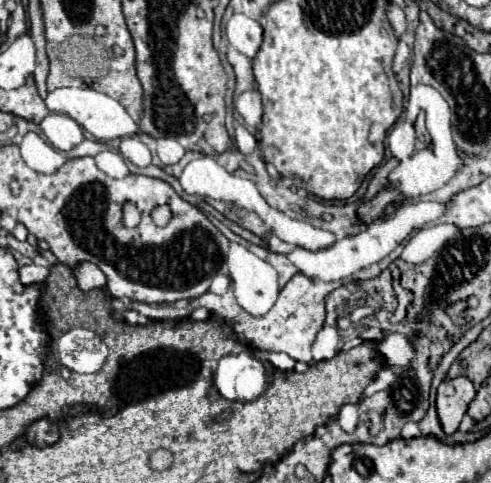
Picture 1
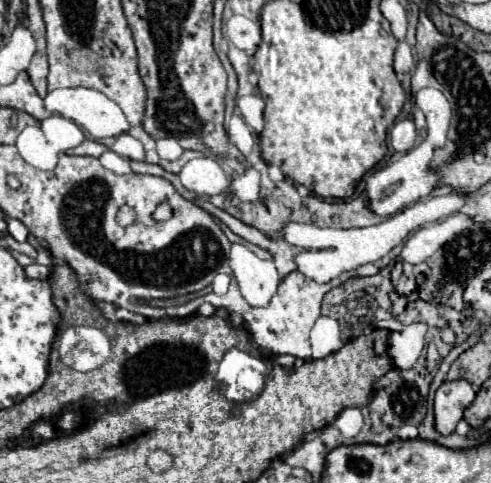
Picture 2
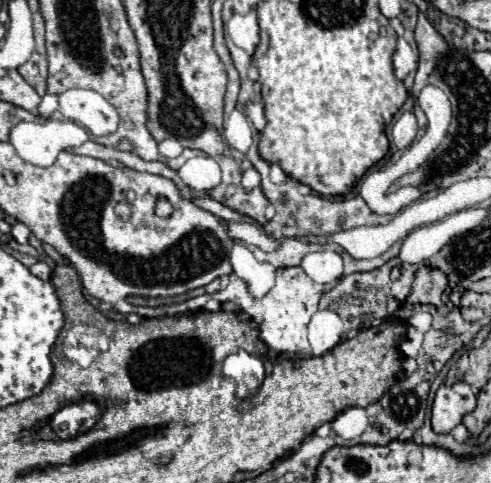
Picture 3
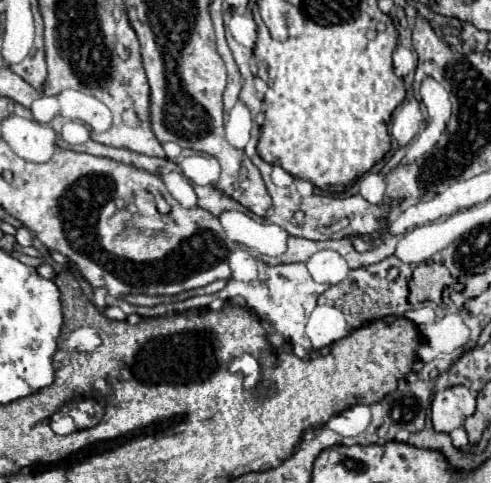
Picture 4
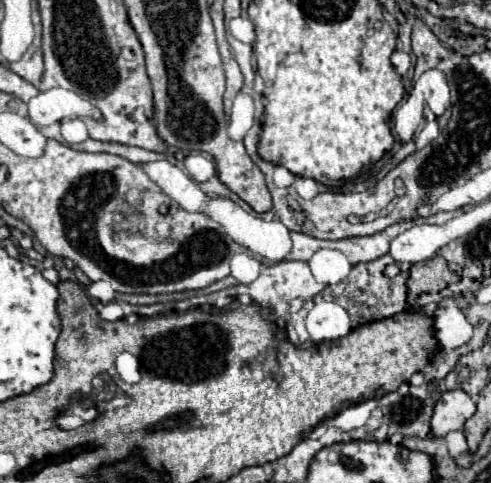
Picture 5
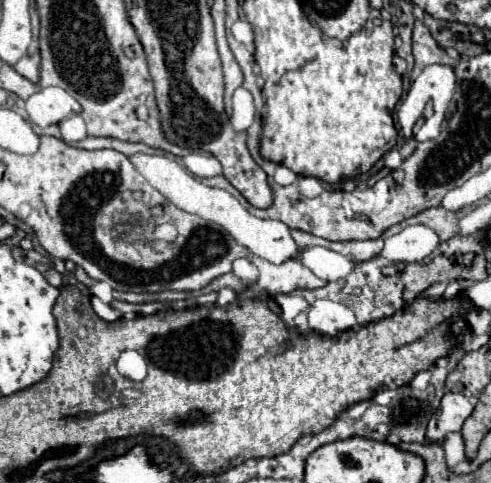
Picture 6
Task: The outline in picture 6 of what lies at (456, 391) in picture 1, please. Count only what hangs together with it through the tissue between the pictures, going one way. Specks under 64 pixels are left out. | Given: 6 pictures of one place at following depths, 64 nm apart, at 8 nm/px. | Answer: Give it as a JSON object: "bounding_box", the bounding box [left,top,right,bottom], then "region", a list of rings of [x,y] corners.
{"bounding_box":[426,392,474,442],"region":[[[446,392],[440,400],[438,410],[428,422],[426,428],[426,440],[428,442],[442,442],[446,434],[460,432],[464,420],[472,414],[474,406],[472,402],[458,392]]]}

